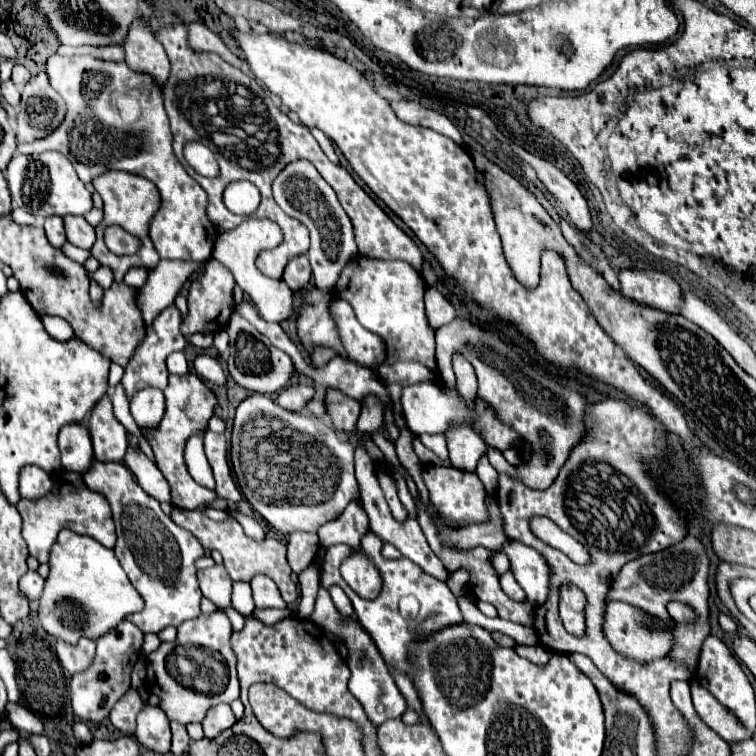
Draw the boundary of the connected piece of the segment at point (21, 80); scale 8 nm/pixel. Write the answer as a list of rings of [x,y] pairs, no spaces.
[[[16,64],[12,69],[11,80],[18,88],[22,88],[30,80],[31,76],[31,73],[23,65]]]

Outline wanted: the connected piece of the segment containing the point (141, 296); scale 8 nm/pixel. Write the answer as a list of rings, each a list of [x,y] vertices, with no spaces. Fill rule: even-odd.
[[[160,260],[160,264],[148,274],[146,284],[136,292],[136,304],[144,322],[152,322],[158,310],[174,302],[182,284],[204,266],[204,263]]]

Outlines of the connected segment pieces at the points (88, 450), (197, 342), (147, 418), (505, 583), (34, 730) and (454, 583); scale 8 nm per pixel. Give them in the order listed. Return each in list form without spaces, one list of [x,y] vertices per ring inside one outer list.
[[[68,424],[58,434],[62,466],[74,472],[86,472],[94,460],[92,440],[86,424]]]
[[[194,334],[188,338],[190,344],[194,344],[194,348],[200,348],[200,350],[206,350],[212,346],[212,334]]]
[[[144,388],[130,398],[130,414],[140,428],[154,428],[164,416],[164,394],[158,388]]]
[[[512,572],[502,574],[500,584],[502,584],[502,590],[504,590],[510,598],[514,598],[514,600],[518,600],[518,602],[526,600],[526,594],[524,594],[524,590],[518,586],[518,582],[516,582],[516,578],[514,578],[514,574],[512,574]]]
[[[8,702],[6,704],[6,716],[8,720],[14,722],[14,726],[18,726],[24,734],[42,734],[44,728],[42,728],[42,722],[26,708],[22,708],[20,704],[12,704]]]
[[[458,570],[454,573],[450,573],[446,584],[453,592],[455,596],[464,596],[466,591],[463,591],[467,588],[467,582],[469,580],[469,574],[466,570]]]

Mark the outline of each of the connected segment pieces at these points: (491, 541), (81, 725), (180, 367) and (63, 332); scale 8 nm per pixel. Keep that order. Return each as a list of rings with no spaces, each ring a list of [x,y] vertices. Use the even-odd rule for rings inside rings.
[[[488,504],[488,512],[490,512],[490,518],[486,522],[470,524],[466,528],[458,528],[458,530],[450,530],[450,528],[442,526],[440,522],[436,522],[440,528],[440,538],[446,544],[458,546],[458,548],[484,546],[490,550],[500,550],[502,544],[506,542],[506,534],[504,534],[504,524],[502,524],[498,504]]]
[[[81,721],[74,724],[73,735],[75,739],[83,745],[90,744],[93,741],[93,735],[90,729],[84,722]]]
[[[174,352],[166,360],[169,373],[183,375],[188,372],[188,362],[183,352]]]
[[[44,316],[42,318],[42,324],[44,324],[44,330],[54,336],[56,340],[68,340],[74,336],[74,332],[70,330],[70,324],[68,322],[62,322],[62,318],[54,318],[54,316]]]

